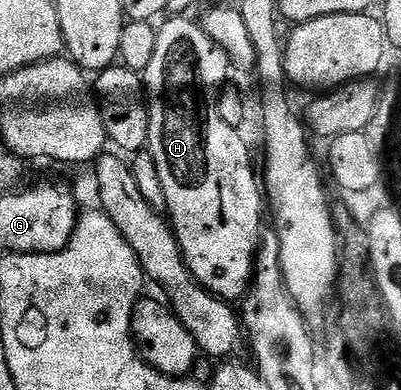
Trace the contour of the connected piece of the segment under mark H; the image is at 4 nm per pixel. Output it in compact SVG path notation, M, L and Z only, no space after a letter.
M172 16L167 19L169 22L164 27L161 25L157 29L154 56L150 59L150 64L142 71L148 104L148 145L146 149L154 156L154 164L162 180L162 192L166 192L166 204L168 205L166 214L170 219L172 233L176 236L176 243L180 246L180 251L184 253L186 268L192 273L197 284L203 286L209 294L229 304L236 304L247 294L248 287L252 284L252 275L256 272L256 252L260 248L262 237L260 217L266 214L266 198L262 193L262 182L258 177L257 167L256 170L252 167L252 154L248 151L243 136L240 135L241 131L235 126L226 124L226 120L222 120L220 92L229 85L228 70L230 71L226 52L221 46L214 44L214 40L210 40L210 36L199 21L191 22L190 19L191 17L188 16Z

